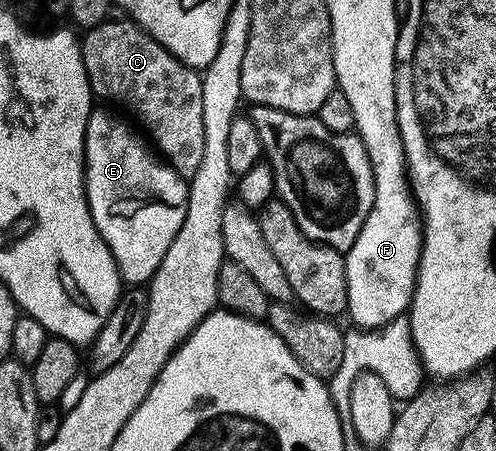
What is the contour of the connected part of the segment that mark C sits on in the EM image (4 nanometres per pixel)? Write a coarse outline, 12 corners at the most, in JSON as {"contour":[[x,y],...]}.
{"contour":[[138,24],[82,33],[91,91],[132,112],[190,178],[202,75]]}

